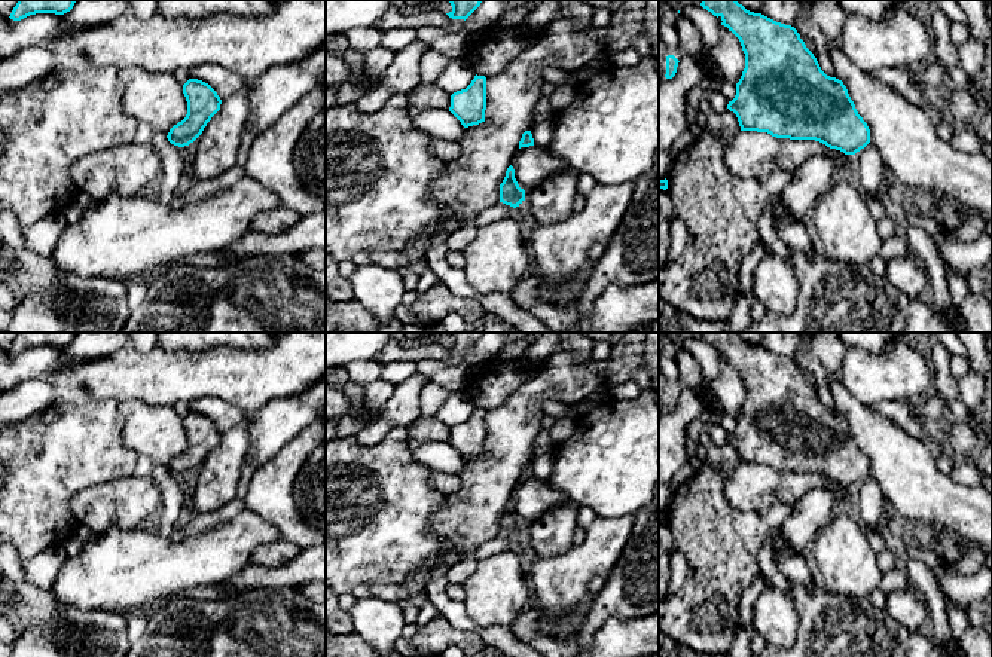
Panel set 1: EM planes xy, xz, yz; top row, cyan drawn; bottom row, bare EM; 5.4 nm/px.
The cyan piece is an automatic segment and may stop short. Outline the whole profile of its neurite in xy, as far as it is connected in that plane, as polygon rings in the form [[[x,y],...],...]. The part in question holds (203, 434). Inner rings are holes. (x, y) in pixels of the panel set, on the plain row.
[[[189,412],[183,418],[183,427],[187,434],[187,447],[167,468],[168,474],[178,480],[193,476],[220,443],[222,437],[217,425],[208,416],[198,412]]]

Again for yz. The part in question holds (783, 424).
[[[702,333],[700,339],[721,351],[721,358],[739,372],[745,386],[745,401],[736,416],[736,428],[727,437],[727,441],[736,447],[741,464],[767,465],[776,471],[815,473],[845,488],[855,488],[870,476],[870,462],[858,447],[846,419],[821,403],[794,360],[750,345],[736,333]]]

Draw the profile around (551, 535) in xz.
[[[561,504],[540,519],[525,525],[525,544],[537,557],[549,559],[573,548],[573,535],[577,528],[579,505]]]

